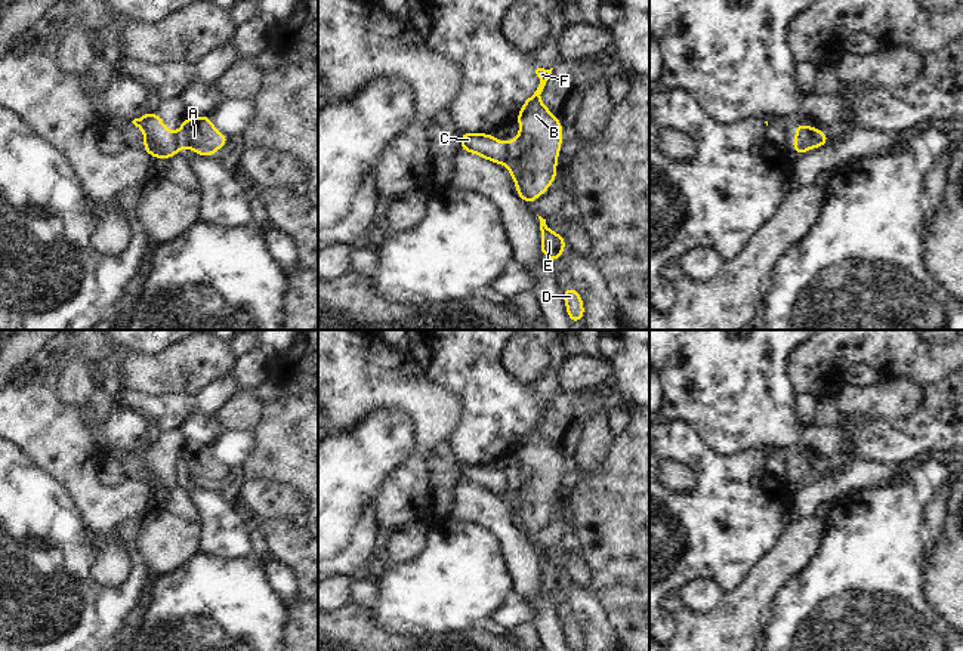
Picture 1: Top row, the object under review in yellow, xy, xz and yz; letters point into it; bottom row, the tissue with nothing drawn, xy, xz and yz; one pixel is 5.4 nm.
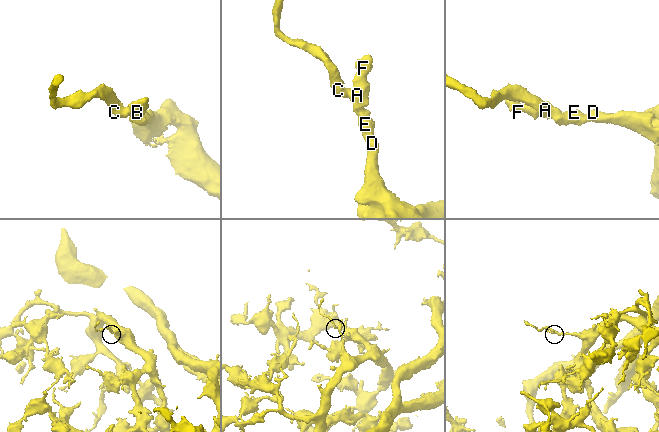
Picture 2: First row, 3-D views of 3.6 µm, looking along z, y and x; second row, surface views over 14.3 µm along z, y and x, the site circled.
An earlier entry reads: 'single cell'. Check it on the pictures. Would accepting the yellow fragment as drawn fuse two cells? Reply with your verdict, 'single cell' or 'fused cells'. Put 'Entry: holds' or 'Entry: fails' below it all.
fused cells
Entry: fails

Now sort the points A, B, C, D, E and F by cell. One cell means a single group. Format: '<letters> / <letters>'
A B D E F / C

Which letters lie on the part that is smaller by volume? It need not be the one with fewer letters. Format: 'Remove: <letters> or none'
Remove: C.

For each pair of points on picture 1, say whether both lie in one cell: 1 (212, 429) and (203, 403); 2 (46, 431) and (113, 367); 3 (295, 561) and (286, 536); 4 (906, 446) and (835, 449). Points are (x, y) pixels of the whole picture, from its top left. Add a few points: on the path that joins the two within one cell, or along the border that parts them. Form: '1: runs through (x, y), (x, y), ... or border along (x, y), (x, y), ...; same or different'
1: border along (213, 412), (191, 412), (176, 428); different
2: border along (99, 382), (113, 386); different
3: runs through (295, 555), (295, 551), (286, 542); same
4: border along (839, 425), (846, 446), (845, 456); different

